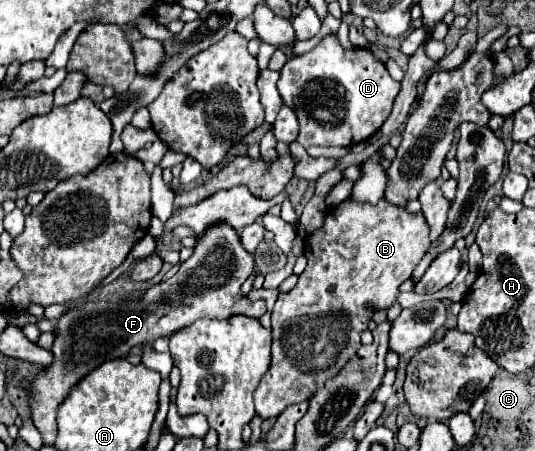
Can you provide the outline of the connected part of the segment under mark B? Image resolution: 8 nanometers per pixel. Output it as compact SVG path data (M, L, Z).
M346 199L342 201L340 205L332 207L326 211L324 215L324 225L320 229L316 229L312 235L306 237L306 247L304 247L304 255L308 259L308 265L306 265L306 271L298 277L298 283L292 291L288 293L282 293L278 295L276 303L274 303L274 309L272 309L272 365L268 369L268 373L262 377L258 389L254 391L254 407L256 407L256 415L260 419L270 419L270 417L278 417L288 405L292 403L300 403L304 399L308 399L310 395L314 395L318 391L318 387L322 387L322 383L326 379L332 379L340 367L350 359L350 355L354 355L354 351L358 351L360 347L360 333L364 329L368 329L368 321L372 319L372 313L376 309L388 309L394 301L396 301L396 295L398 295L398 287L410 279L410 273L414 271L414 267L420 263L420 259L424 257L424 253L428 251L430 247L430 237L428 237L428 225L422 212L411 213L402 207L396 207L392 203L388 203L386 199L380 199L376 205L370 205L370 203L358 203L354 199Z

